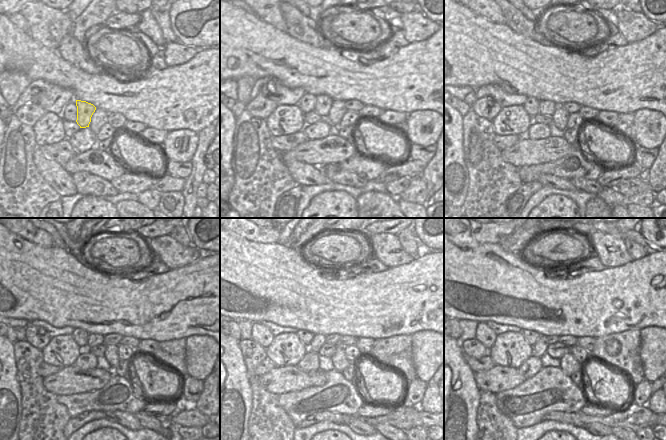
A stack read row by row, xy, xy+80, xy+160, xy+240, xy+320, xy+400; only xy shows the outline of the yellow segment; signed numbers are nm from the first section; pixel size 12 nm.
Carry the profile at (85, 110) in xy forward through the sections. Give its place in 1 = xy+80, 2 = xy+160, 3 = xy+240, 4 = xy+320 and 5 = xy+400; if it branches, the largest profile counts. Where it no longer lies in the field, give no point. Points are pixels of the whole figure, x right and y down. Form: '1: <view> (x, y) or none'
1: xy+80 (323, 102)
2: xy+160 (546, 107)
3: xy+240 (94, 339)
4: xy+320 (318, 341)
5: xy+400 (540, 347)

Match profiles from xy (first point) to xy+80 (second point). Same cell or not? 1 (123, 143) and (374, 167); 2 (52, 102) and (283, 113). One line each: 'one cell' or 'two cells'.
1: two cells
2: two cells

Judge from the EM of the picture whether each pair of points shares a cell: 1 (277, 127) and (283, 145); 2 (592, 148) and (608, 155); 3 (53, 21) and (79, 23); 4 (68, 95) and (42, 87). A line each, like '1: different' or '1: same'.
1: different
2: same
3: different
4: same

